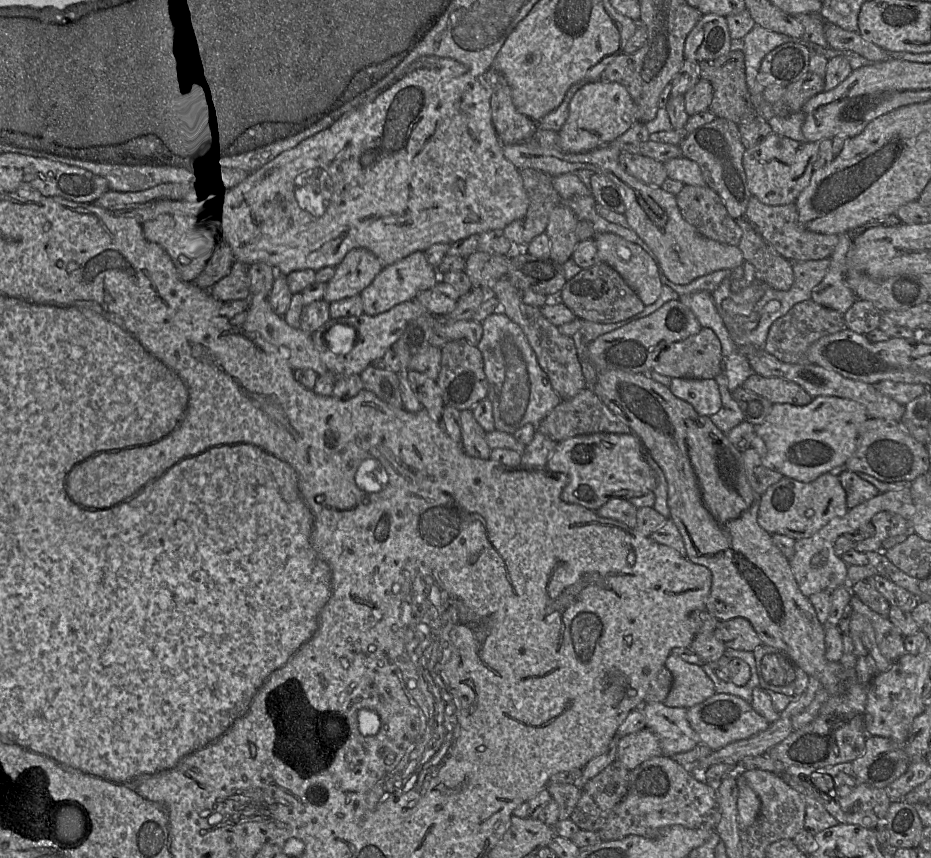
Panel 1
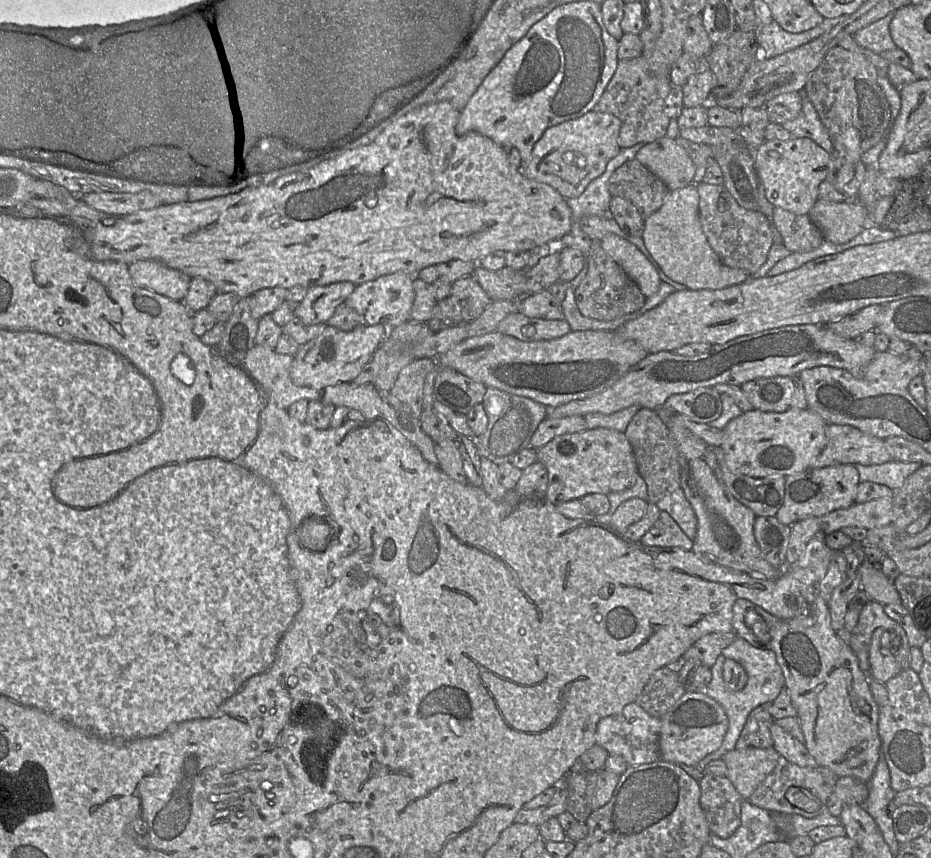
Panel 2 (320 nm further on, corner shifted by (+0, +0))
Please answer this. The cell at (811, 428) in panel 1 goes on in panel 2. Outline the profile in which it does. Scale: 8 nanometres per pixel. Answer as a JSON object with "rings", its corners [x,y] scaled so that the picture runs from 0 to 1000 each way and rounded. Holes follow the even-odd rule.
{"rings":[[[814,477],[798,480],[786,488],[776,501],[774,522],[778,526],[779,540],[788,552],[798,552],[810,557],[845,556],[869,545],[870,540],[881,529],[887,519],[888,493],[875,479],[847,477],[842,480],[821,480]]]}

